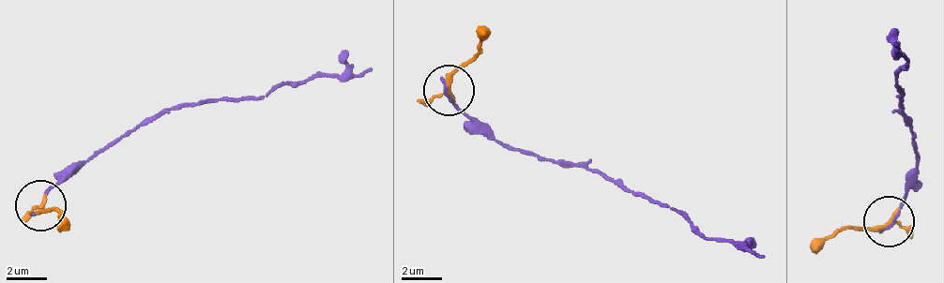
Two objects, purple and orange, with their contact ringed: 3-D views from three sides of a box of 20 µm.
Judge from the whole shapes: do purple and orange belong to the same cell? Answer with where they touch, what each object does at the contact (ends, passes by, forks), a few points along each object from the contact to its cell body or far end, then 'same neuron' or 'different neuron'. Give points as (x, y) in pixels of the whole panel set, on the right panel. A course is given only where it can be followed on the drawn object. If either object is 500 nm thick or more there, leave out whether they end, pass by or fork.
place (889, 221); purple ends; orange passes by; course purple (887, 222), (905, 201), (916, 166), (911, 125), (896, 97), (895, 85), (908, 59), (892, 54), (896, 41); course orange (887, 222), (844, 225), (809, 245); different neuron

